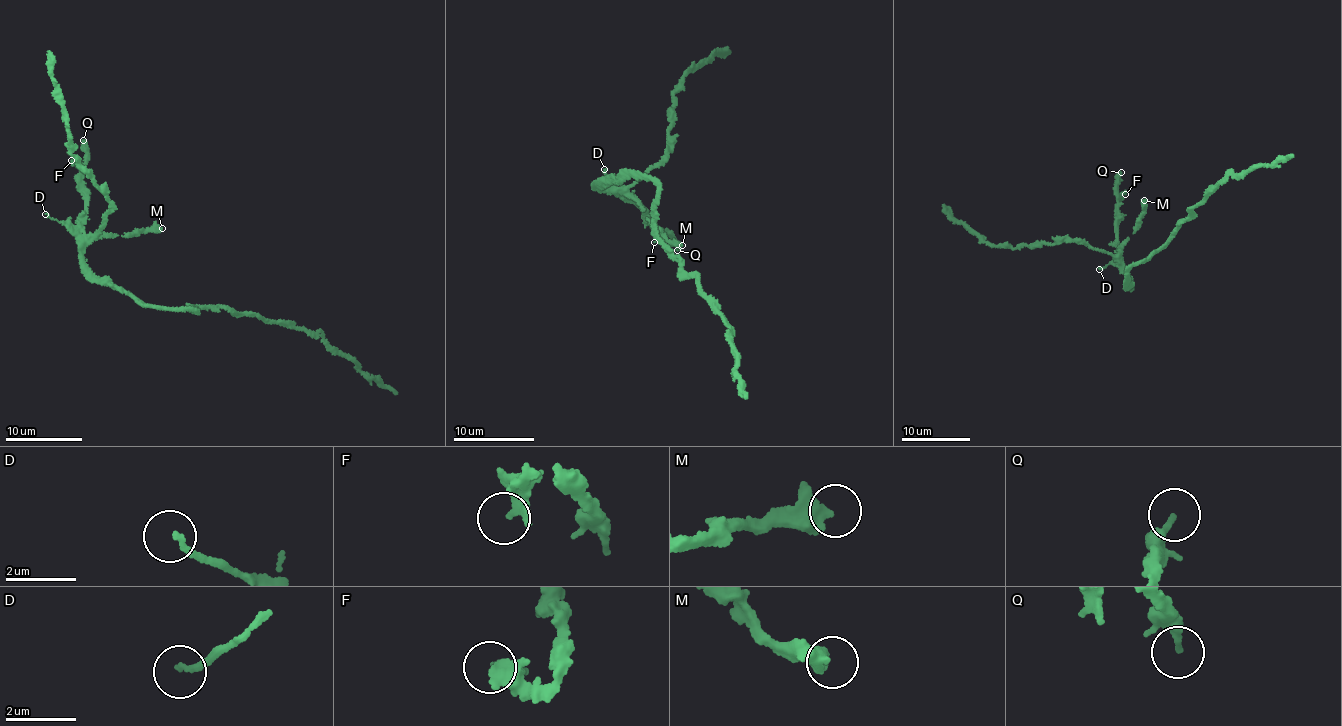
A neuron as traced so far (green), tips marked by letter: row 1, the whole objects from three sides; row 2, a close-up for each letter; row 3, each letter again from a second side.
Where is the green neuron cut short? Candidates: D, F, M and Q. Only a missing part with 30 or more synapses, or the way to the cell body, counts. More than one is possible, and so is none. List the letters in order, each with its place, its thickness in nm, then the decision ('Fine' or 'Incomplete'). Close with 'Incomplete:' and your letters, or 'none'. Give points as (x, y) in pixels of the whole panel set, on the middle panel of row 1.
D: Place: (604, 169). Thickness 140 nm. Incomplete
F: Place: (654, 242). Thickness 280 nm. Fine
M: Place: (682, 245). Thickness 340 nm. Fine
Q: Place: (677, 250). Thickness 180 nm. Fine
Incomplete: D

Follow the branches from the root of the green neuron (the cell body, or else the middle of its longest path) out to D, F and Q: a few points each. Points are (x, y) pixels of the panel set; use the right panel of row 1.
D: (1130, 286), (1133, 286), (1128, 284), (1132, 283), (1129, 273), (1117, 264), (1109, 263), (1099, 269)
F: (1130, 286), (1133, 286), (1128, 284), (1132, 283), (1129, 273), (1118, 255), (1116, 236), (1118, 197), (1125, 194)
Q: (1130, 286), (1133, 286), (1128, 284), (1132, 283), (1129, 273), (1118, 255), (1116, 236), (1118, 174), (1121, 172)

